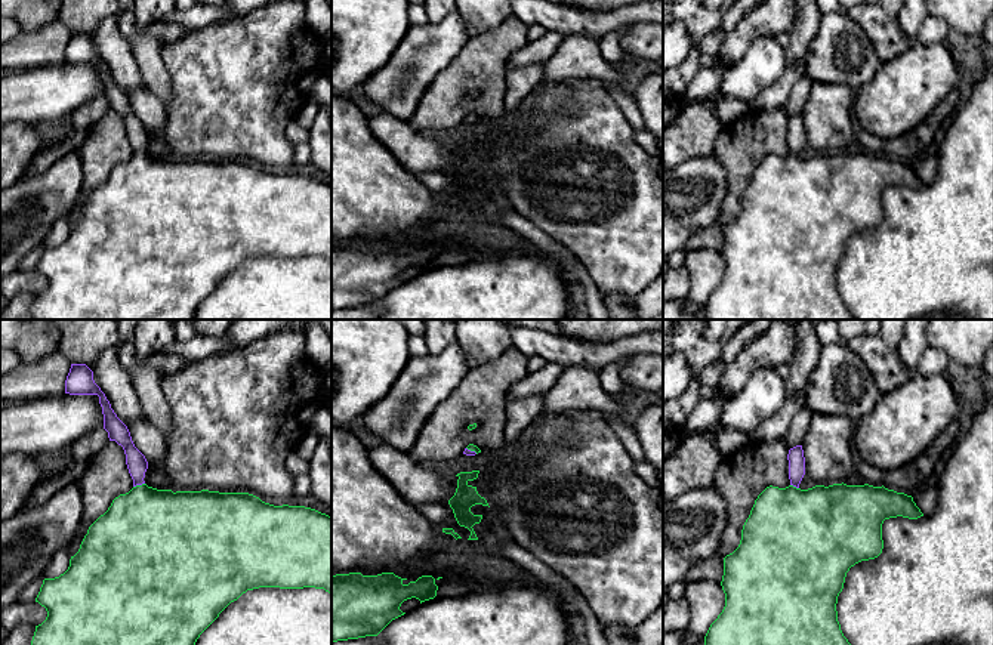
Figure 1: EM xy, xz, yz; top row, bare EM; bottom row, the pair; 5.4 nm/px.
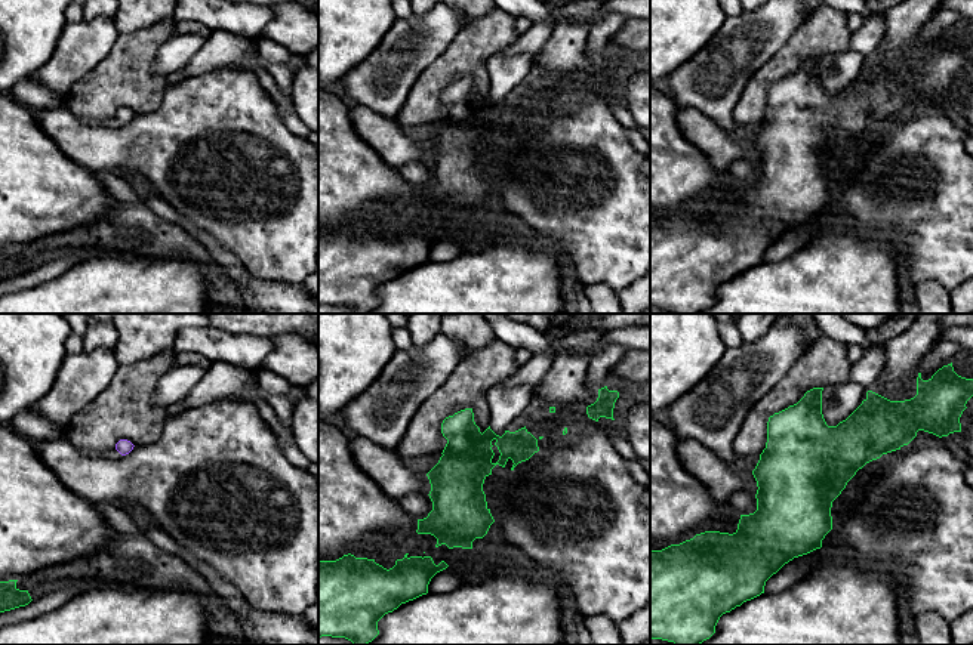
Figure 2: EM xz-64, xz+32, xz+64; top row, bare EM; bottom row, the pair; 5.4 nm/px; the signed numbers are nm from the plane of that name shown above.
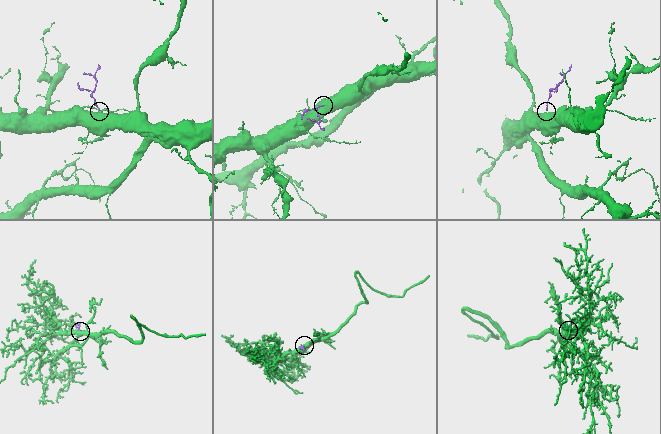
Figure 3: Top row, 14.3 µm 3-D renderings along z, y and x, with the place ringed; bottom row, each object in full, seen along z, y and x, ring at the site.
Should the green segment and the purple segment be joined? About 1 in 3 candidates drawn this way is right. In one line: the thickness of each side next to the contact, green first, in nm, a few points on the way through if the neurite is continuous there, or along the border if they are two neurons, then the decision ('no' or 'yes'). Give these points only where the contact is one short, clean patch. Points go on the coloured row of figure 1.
calibres 460 and 110 nm; way xy (147, 530), (147, 518), (138, 485), (136, 463); yes

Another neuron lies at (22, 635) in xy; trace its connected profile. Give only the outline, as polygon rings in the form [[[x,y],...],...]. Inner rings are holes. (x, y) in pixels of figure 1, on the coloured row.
[[[22,624],[9,632],[0,645],[31,645],[36,626]]]

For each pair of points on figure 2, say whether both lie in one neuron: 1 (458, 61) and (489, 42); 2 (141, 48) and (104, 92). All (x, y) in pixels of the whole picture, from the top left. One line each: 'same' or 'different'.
1: same
2: same

